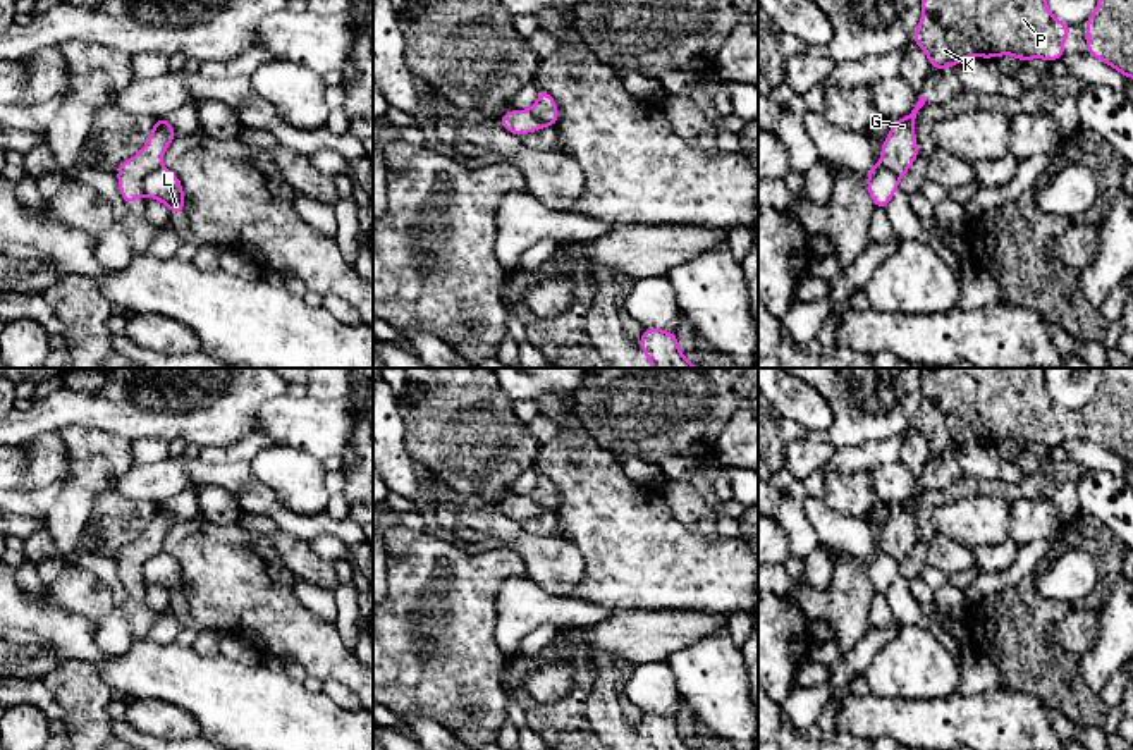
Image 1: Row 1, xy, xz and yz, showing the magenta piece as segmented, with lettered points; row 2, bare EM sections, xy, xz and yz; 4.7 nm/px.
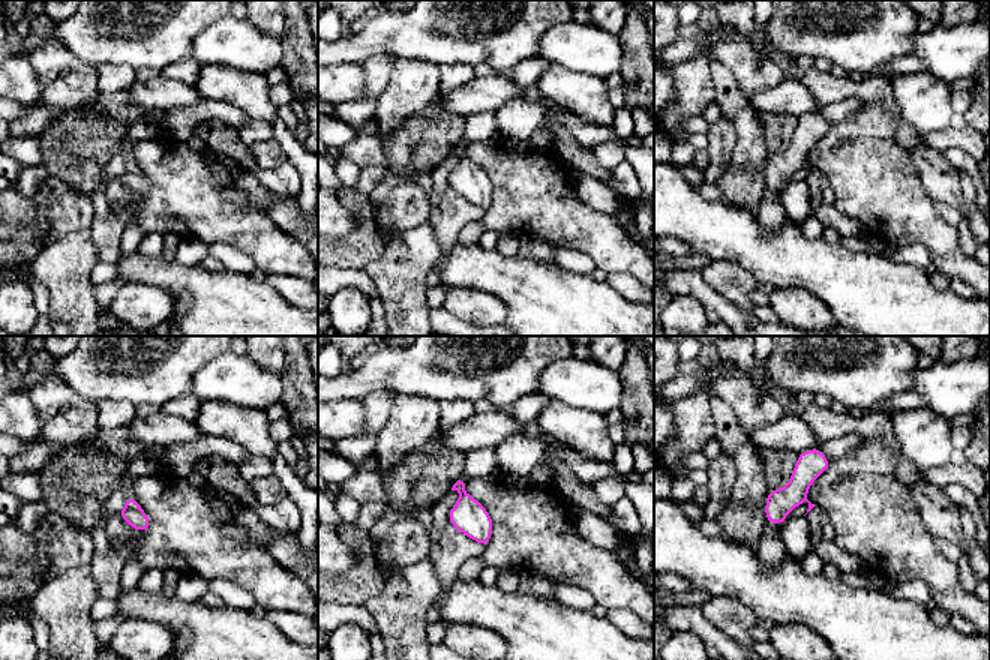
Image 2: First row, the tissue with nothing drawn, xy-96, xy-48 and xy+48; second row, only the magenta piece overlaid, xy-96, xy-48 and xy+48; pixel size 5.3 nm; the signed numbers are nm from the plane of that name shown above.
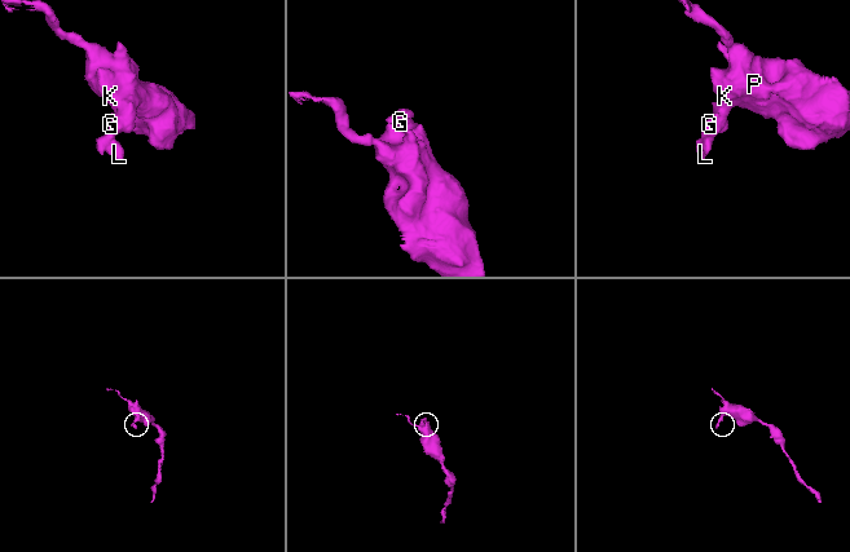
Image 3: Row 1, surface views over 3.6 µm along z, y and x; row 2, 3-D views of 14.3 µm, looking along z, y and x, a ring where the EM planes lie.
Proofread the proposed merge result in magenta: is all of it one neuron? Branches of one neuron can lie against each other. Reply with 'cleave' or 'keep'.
cleave

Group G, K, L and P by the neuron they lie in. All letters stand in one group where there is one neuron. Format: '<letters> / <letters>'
G K P / L

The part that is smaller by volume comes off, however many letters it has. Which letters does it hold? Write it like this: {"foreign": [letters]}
{"foreign": ["L"]}

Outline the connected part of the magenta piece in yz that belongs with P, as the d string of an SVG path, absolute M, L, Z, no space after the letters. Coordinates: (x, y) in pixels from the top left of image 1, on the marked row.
M922 0L922 21L911 41L927 53L930 69L939 71L968 57L997 58L1006 53L1020 62L1061 60L1069 33L1071 24L1056 19L1045 0Z

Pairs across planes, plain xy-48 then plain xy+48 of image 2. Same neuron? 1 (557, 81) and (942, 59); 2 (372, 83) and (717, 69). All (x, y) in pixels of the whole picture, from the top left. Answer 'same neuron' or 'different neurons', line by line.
1: different neurons
2: different neurons

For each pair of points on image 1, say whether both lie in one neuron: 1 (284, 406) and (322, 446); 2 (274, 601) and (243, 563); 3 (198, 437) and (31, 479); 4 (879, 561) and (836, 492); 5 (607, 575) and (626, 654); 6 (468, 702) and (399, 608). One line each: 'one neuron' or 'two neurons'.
1: one neuron
2: one neuron
3: two neurons
4: two neurons
5: two neurons
6: one neuron

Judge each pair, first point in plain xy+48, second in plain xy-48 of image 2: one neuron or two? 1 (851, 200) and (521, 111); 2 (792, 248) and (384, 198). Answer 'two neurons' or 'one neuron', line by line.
1: two neurons
2: two neurons

